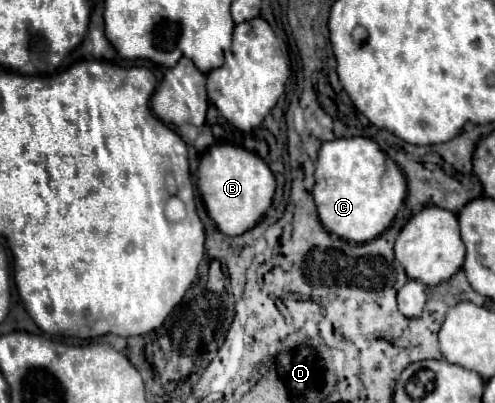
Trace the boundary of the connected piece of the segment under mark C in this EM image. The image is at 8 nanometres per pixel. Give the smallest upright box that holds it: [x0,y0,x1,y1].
[312,138,406,244]

